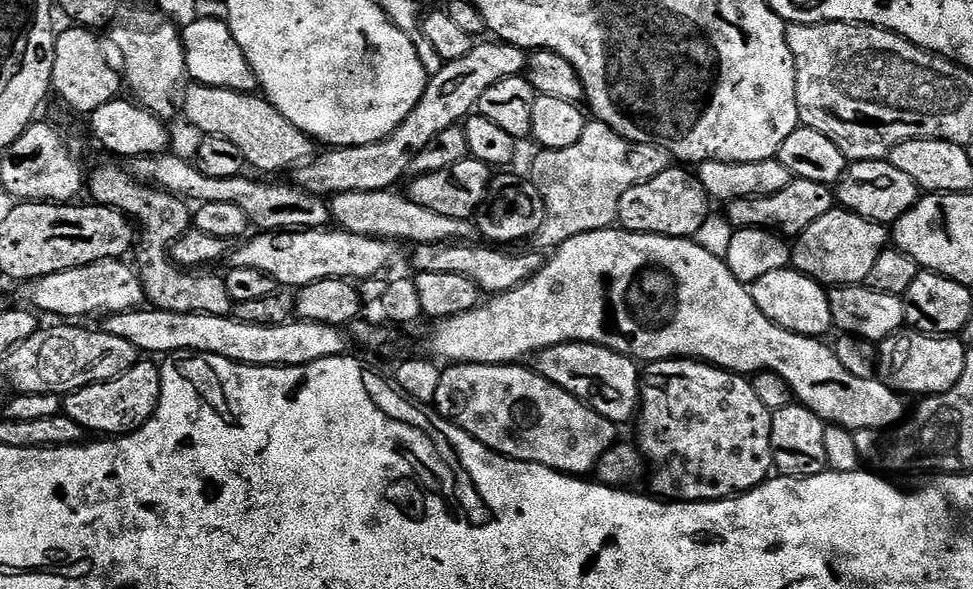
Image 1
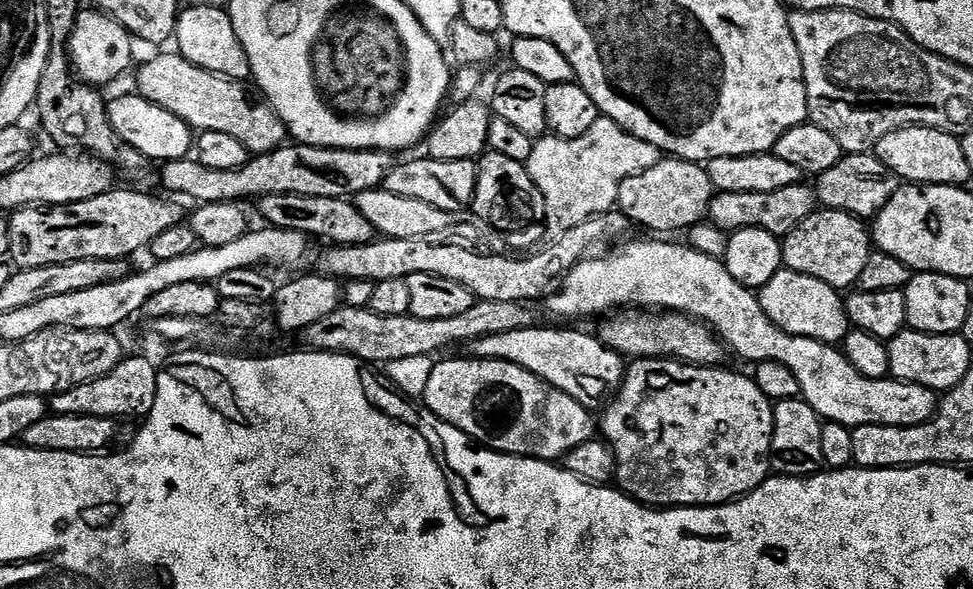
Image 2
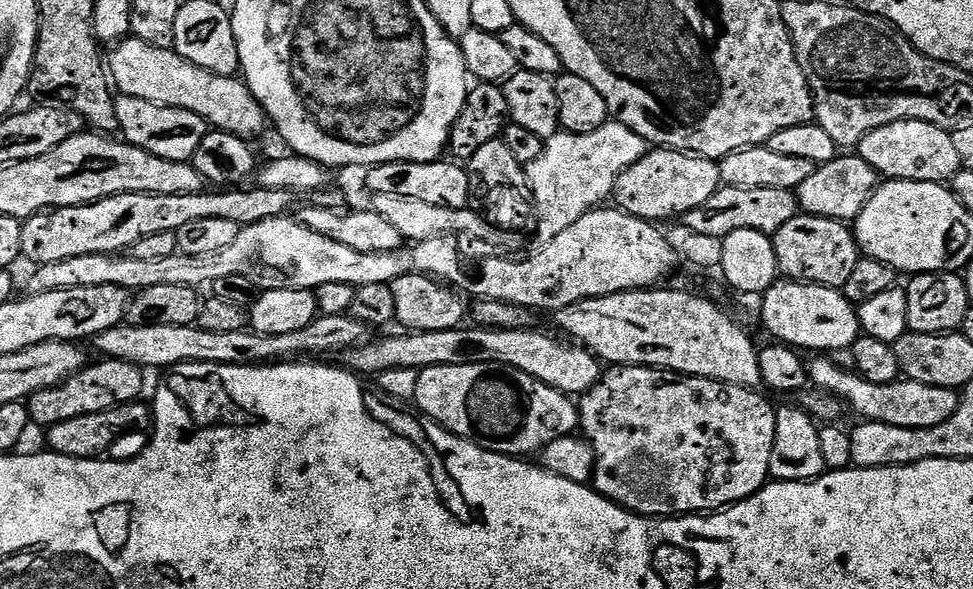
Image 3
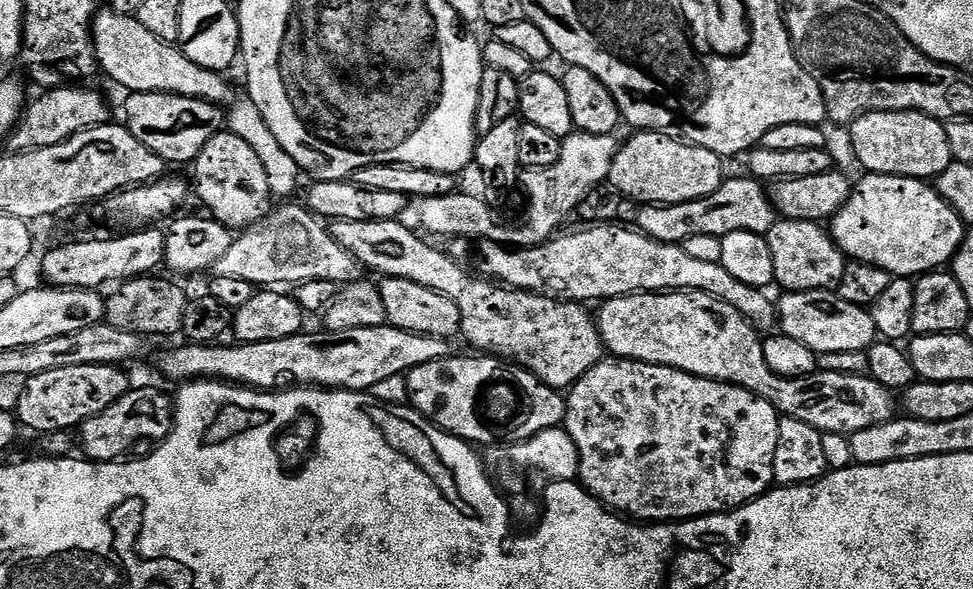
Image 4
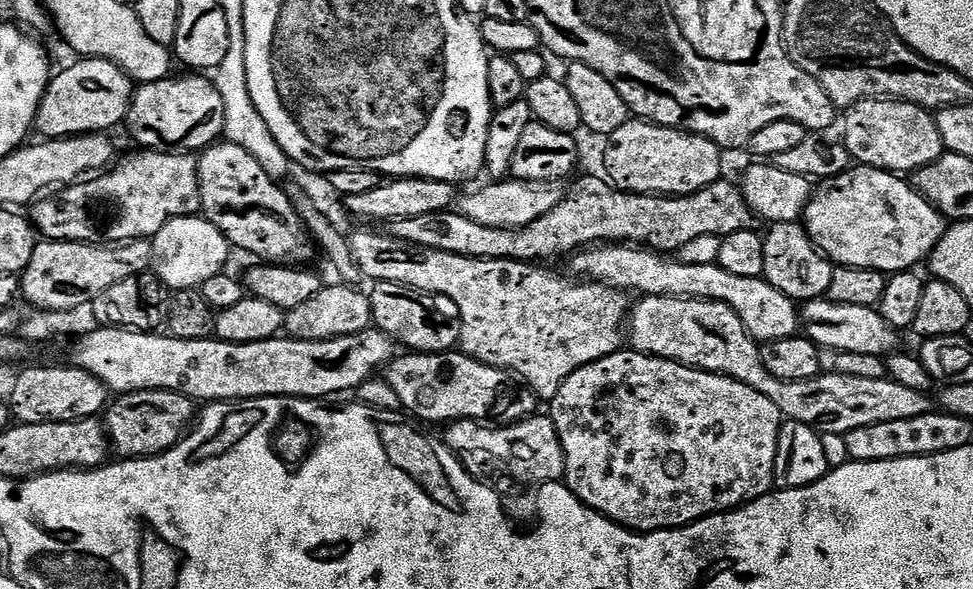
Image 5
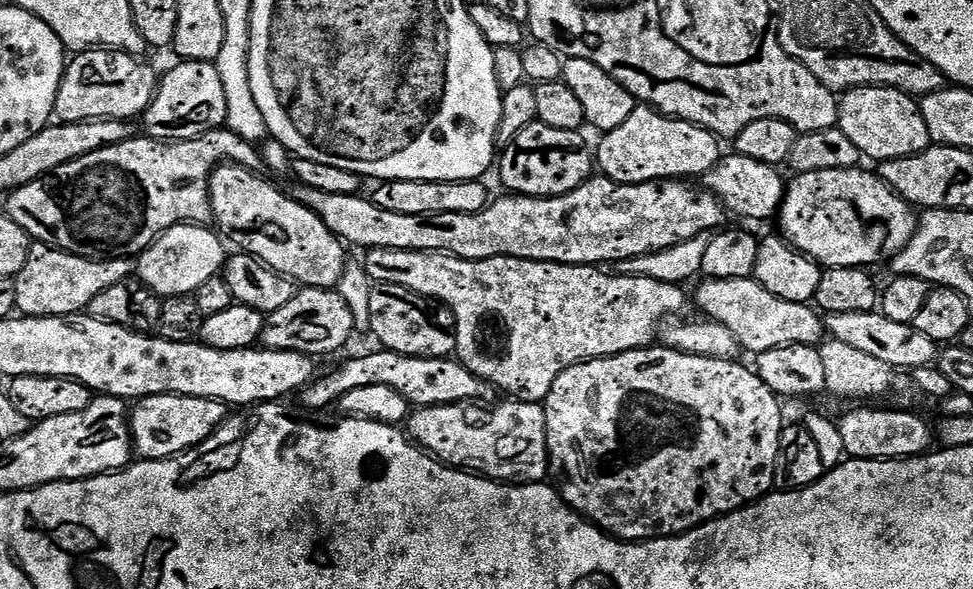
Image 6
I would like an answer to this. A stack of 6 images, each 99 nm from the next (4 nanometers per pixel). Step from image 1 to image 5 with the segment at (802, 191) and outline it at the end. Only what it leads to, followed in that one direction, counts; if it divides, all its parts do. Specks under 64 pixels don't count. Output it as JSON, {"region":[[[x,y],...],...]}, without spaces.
{"region":[[[603,175],[584,176],[576,185],[573,186],[572,192],[565,195],[564,199],[558,202],[558,206],[554,206],[554,210],[550,210],[550,214],[542,214],[542,218],[534,218],[534,222],[530,222],[525,228],[495,228],[494,226],[478,226],[478,222],[470,222],[470,218],[463,216],[459,210],[449,210],[447,212],[435,212],[434,214],[418,214],[418,218],[402,218],[401,220],[391,221],[391,235],[397,236],[399,240],[410,242],[414,246],[422,246],[430,250],[442,250],[450,254],[458,254],[459,256],[473,256],[476,260],[519,260],[521,262],[548,262],[544,260],[552,260],[555,256],[571,257],[572,253],[579,252],[581,248],[586,248],[594,244],[631,244],[649,249],[653,252],[661,254],[676,254],[682,246],[686,246],[686,242],[694,242],[694,238],[703,238],[705,234],[711,236],[725,237],[730,234],[738,234],[746,232],[757,227],[757,217],[753,216],[750,206],[746,202],[746,198],[741,194],[739,187],[735,183],[732,184],[727,178],[716,180],[710,186],[706,186],[702,190],[698,190],[689,196],[647,196],[646,194],[638,194],[637,192],[623,192],[620,188],[613,188],[611,183]]]}

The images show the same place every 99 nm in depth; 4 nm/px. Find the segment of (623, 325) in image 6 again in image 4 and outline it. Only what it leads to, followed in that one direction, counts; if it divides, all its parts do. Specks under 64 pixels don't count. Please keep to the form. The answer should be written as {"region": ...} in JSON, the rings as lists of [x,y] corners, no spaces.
{"region":[[[333,220],[330,231],[338,246],[345,248],[367,271],[369,268],[372,272],[381,272],[379,275],[384,278],[406,278],[450,298],[458,306],[462,336],[476,347],[473,349],[484,354],[502,354],[503,359],[528,369],[546,386],[571,389],[595,364],[605,359],[606,349],[600,341],[593,313],[588,313],[583,303],[551,300],[535,292],[521,292],[477,278],[447,251],[439,252],[423,240],[423,235],[415,236],[400,220]]]}

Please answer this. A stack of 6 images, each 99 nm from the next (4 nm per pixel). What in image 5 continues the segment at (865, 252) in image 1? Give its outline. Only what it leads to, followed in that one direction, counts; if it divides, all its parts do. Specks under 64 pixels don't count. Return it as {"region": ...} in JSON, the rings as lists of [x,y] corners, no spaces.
{"region":[[[782,222],[771,225],[767,230],[769,232],[763,233],[763,280],[770,282],[770,286],[774,286],[774,290],[782,290],[782,294],[786,294],[791,300],[797,302],[827,297],[834,265],[809,238],[803,223]]]}

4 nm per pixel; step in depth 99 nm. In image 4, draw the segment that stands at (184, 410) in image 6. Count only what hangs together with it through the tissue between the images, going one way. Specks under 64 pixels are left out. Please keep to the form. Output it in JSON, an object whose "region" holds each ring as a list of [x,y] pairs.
{"region":[[[133,387],[118,402],[114,402],[102,414],[94,414],[94,418],[86,418],[78,429],[78,448],[81,448],[87,459],[97,464],[111,464],[127,457],[135,444],[143,440],[162,442],[172,432],[172,414],[174,400],[171,395],[159,392],[156,388]]]}

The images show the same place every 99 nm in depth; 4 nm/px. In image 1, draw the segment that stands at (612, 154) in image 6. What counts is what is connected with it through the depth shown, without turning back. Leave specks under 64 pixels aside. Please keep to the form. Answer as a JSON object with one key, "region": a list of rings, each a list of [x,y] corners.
{"region":[[[669,166],[662,174],[630,186],[630,190],[622,194],[622,202],[618,206],[618,224],[625,232],[692,238],[710,214],[708,204],[710,197],[695,171],[684,166]]]}

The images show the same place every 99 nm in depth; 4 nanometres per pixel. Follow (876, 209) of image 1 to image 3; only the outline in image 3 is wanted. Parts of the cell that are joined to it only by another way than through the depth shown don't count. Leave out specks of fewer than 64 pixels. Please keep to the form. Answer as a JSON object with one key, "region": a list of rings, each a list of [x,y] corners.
{"region":[[[838,154],[830,162],[818,164],[814,174],[795,188],[796,201],[800,203],[800,212],[805,216],[821,216],[831,220],[855,221],[866,206],[866,202],[875,194],[882,177],[858,154]]]}

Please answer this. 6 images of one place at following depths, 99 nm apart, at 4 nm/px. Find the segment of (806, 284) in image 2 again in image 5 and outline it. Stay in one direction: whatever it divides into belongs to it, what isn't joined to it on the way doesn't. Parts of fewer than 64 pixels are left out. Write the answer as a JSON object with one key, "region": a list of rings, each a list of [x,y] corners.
{"region":[[[827,298],[807,301],[800,308],[800,326],[807,336],[820,348],[849,351],[850,354],[868,354],[881,358],[897,351],[897,329],[890,327],[880,317],[876,308],[866,306],[842,306]]]}

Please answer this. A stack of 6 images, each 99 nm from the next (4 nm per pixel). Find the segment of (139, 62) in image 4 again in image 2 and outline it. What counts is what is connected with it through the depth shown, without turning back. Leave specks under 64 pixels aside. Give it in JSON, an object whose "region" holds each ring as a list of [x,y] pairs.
{"region":[[[172,52],[146,61],[140,73],[138,68],[135,73],[138,95],[154,102],[154,106],[162,106],[162,110],[170,110],[170,114],[178,114],[178,118],[182,118],[182,122],[189,124],[197,133],[217,132],[238,138],[250,154],[273,152],[275,148],[284,147],[286,129],[282,118],[267,100],[258,98],[251,87],[248,89],[245,81],[231,80],[210,70],[202,70],[186,57]]]}

